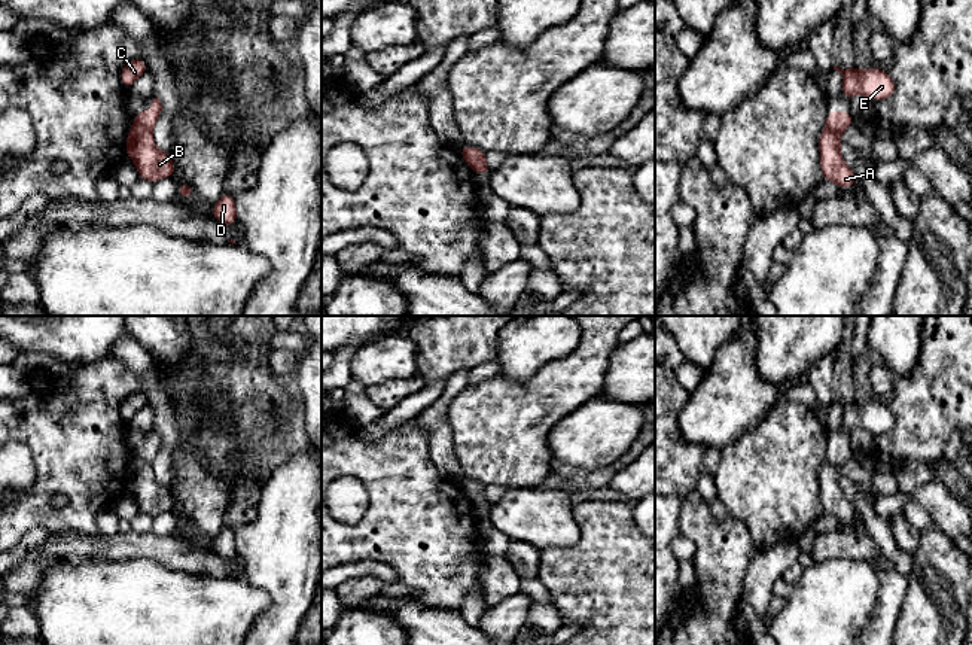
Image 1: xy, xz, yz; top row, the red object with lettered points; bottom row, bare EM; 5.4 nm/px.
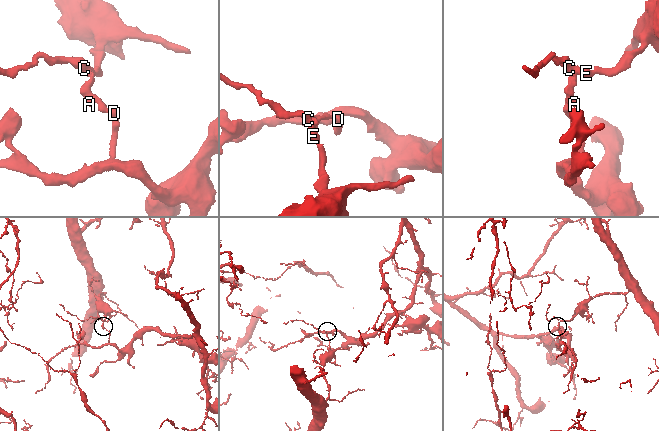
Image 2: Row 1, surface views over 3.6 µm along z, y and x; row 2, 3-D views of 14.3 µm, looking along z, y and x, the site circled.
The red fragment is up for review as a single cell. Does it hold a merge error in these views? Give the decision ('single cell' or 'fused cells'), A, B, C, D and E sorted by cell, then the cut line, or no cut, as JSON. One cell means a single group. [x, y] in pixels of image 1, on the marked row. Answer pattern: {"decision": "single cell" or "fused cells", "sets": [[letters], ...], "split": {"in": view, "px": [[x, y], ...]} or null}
{"decision": "fused cells", "sets": [["A", "B", "D"], ["C", "E"]], "split": {"in": "xy", "px": [[136, 121], [151, 130]]}}

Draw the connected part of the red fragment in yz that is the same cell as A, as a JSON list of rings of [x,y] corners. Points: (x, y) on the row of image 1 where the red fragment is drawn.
[[[825,128],[819,137],[820,167],[823,180],[834,182],[848,189],[857,180],[853,170],[845,164],[840,153],[840,134],[831,128]]]

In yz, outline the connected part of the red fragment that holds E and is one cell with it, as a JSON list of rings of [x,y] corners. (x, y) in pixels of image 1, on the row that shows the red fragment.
[[[834,66],[834,70],[842,74],[842,94],[845,100],[850,100],[854,94],[863,94],[874,101],[886,100],[896,89],[889,73],[877,67],[860,72],[854,66],[844,70]]]

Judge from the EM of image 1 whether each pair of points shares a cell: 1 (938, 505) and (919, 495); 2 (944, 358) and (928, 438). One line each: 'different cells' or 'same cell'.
1: same cell
2: same cell

